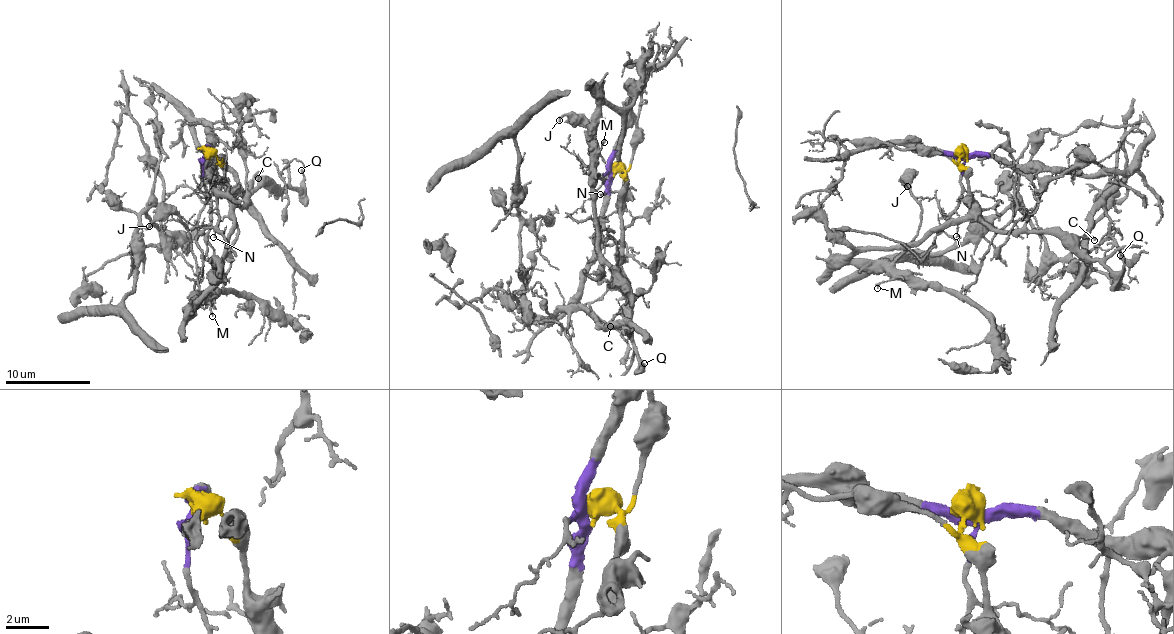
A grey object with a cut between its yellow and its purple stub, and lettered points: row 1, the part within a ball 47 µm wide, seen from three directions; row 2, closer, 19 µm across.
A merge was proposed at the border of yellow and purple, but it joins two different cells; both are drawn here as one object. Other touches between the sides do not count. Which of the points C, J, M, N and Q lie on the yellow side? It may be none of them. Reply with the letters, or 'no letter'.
C, J, M, N, Q

